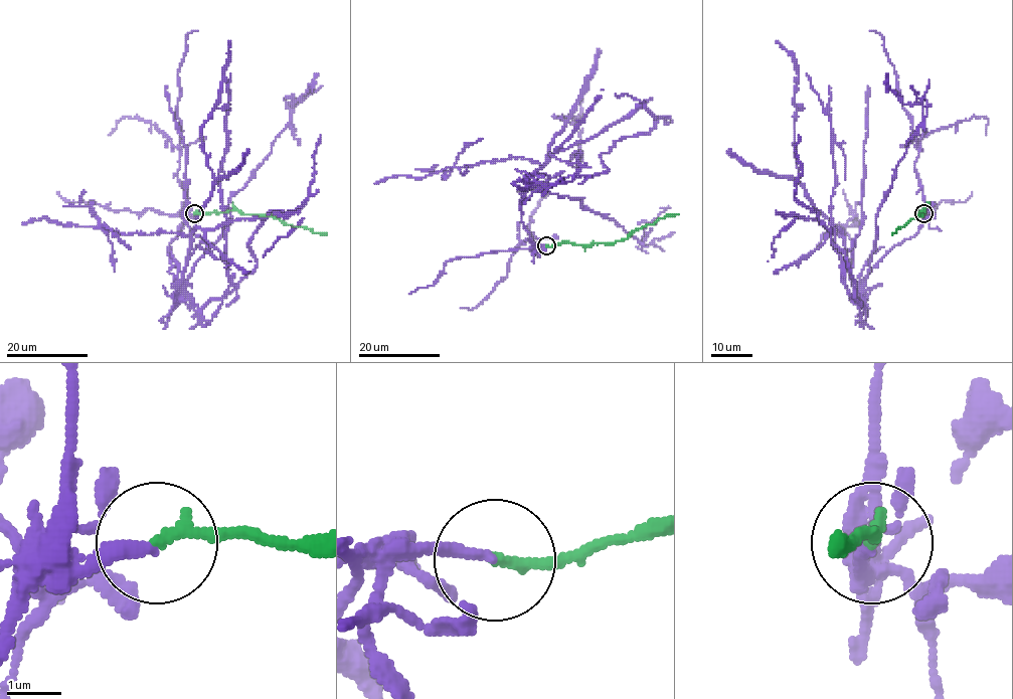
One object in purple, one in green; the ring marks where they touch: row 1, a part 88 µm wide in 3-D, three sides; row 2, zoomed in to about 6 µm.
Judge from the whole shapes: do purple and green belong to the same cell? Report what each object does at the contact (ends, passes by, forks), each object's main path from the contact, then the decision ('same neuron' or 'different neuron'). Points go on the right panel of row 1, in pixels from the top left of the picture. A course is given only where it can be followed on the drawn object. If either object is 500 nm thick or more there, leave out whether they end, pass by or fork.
purple ends | green ends | purple via (924, 213), (919, 231), (895, 244), (862, 290), (877, 210), (923, 119), (921, 104), (903, 105), (885, 73) | green via (924, 213), (920, 212), (924, 209), (892, 233) | different neuron

